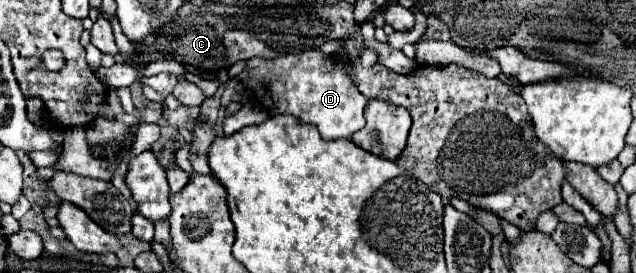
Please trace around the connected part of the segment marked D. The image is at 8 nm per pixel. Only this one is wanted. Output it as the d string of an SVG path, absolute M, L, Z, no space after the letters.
M307 49L298 55L284 55L278 59L254 57L238 75L240 81L254 91L256 99L272 113L294 115L304 123L318 127L322 139L350 139L364 127L364 107L368 99L346 77L347 57L336 60L316 49Z

